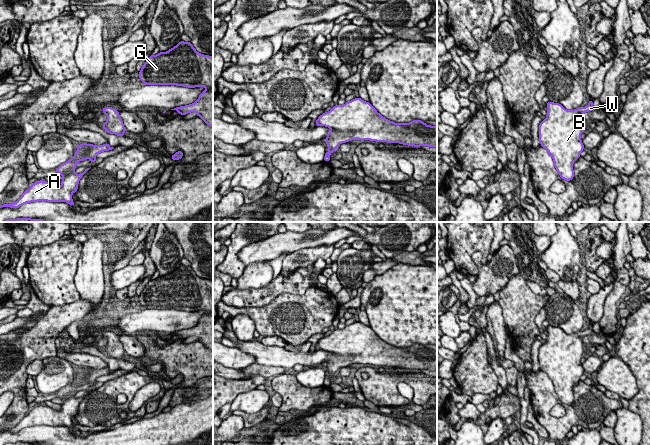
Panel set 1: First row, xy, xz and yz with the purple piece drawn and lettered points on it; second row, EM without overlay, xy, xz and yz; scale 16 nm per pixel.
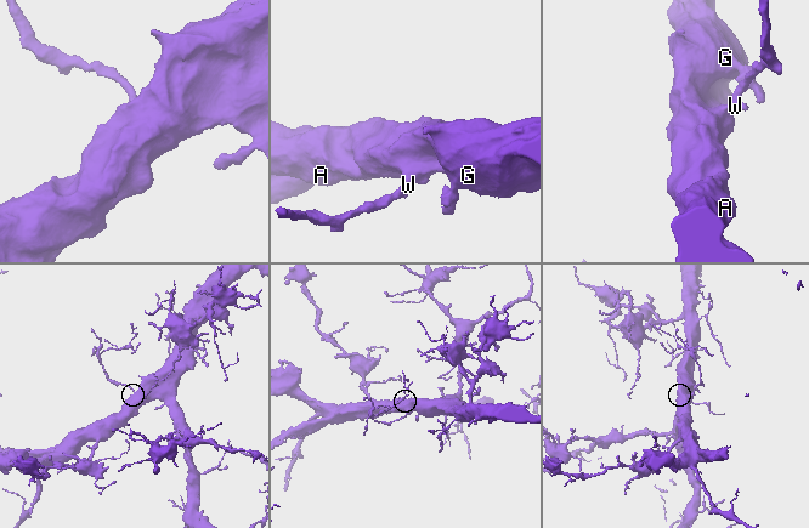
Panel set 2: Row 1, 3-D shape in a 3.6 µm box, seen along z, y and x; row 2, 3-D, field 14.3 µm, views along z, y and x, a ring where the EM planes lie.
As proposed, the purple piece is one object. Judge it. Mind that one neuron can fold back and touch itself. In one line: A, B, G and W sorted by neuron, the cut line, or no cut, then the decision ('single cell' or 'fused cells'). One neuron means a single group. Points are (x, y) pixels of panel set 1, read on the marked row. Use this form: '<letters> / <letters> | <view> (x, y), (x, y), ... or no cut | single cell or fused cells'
A B G W | no cut | single cell

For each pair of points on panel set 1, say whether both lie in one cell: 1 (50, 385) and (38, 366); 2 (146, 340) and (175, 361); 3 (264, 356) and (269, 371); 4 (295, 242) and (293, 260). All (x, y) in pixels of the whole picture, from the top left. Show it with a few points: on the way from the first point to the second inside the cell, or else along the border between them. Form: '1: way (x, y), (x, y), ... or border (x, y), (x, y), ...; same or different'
1: border (42, 360), (44, 368), (36, 376); different
2: way (153, 347), (161, 355), (168, 355); same
3: border (256, 362), (262, 365), (282, 366), (285, 368); different
4: border (303, 248), (290, 253); different

